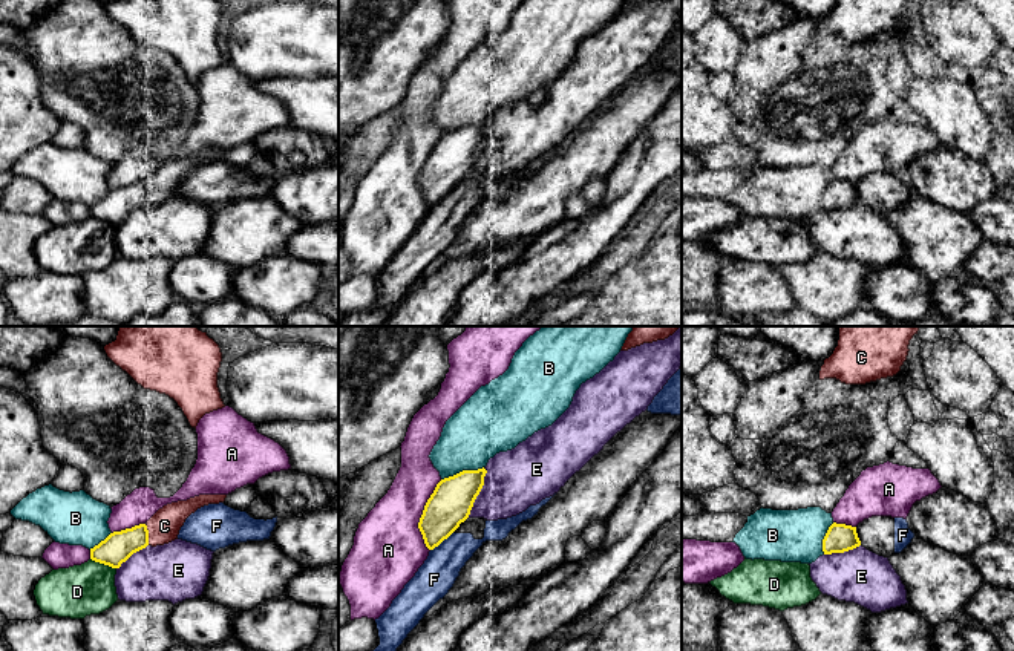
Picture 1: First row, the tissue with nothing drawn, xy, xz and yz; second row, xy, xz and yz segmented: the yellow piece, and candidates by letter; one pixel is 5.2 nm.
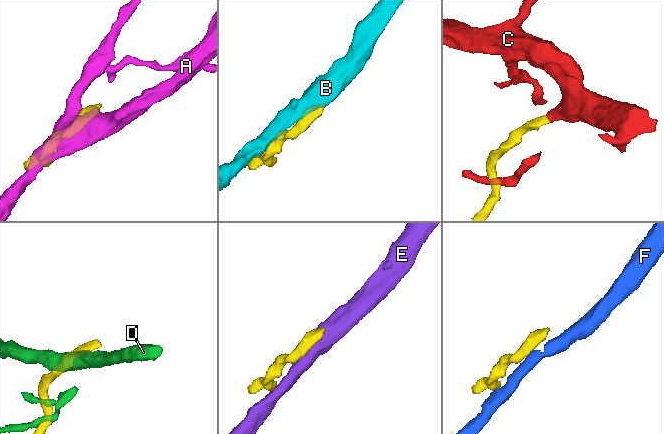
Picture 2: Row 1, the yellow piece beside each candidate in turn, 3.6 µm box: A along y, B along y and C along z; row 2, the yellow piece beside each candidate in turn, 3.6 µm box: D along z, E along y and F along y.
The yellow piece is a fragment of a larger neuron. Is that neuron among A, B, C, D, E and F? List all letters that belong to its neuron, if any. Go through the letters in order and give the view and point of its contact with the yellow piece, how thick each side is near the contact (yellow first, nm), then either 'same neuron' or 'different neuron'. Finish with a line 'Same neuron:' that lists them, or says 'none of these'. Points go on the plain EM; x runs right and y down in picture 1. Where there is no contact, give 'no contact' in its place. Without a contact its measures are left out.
A: contact xz (421, 172); calibres 220 and 380 nm; different neuron
B: contact xz (463, 127); calibres 220 and 320 nm; different neuron
C: contact xy (147, 192); calibres 160 and 170 nm; same neuron
D: contact xy (103, 219); calibres 160 and 280 nm; different neuron
E: contact xz (478, 150); calibres 220 and 320 nm; different neuron
F: contact xz (441, 198); calibres 220 and 200 nm; different neuron
Same neuron: C

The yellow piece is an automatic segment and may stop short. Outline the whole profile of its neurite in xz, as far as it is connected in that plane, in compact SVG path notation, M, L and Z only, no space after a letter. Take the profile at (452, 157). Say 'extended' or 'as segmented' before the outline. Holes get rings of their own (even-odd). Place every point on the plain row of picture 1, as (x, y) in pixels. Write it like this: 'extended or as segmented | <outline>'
as segmented | M463 127L441 136L427 156L418 185L429 207L447 196L464 179L484 142L487 127Z

